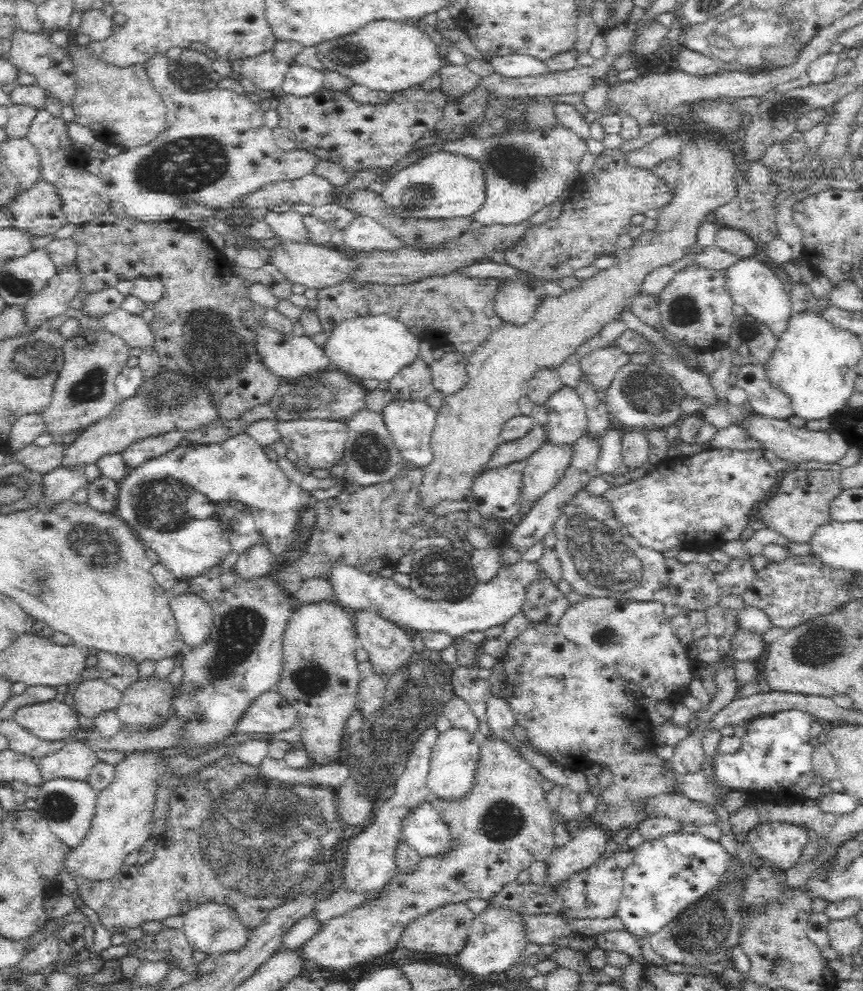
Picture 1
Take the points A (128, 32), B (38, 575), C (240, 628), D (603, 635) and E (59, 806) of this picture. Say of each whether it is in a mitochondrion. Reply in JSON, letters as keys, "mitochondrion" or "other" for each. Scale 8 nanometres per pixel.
{"A":"other","B":"mitochondrion","C":"mitochondrion","D":"mitochondrion","E":"mitochondrion"}

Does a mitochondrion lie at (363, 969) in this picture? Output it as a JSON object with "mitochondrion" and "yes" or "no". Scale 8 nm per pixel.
{"mitochondrion":"no"}

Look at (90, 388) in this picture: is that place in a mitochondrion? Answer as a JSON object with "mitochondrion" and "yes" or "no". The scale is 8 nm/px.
{"mitochondrion":"yes"}

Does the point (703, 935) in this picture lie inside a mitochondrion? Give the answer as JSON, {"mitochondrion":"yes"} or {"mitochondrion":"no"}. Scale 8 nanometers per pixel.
{"mitochondrion":"yes"}

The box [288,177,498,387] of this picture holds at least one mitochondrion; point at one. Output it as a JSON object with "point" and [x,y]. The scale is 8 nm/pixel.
{"point":[416,197]}

